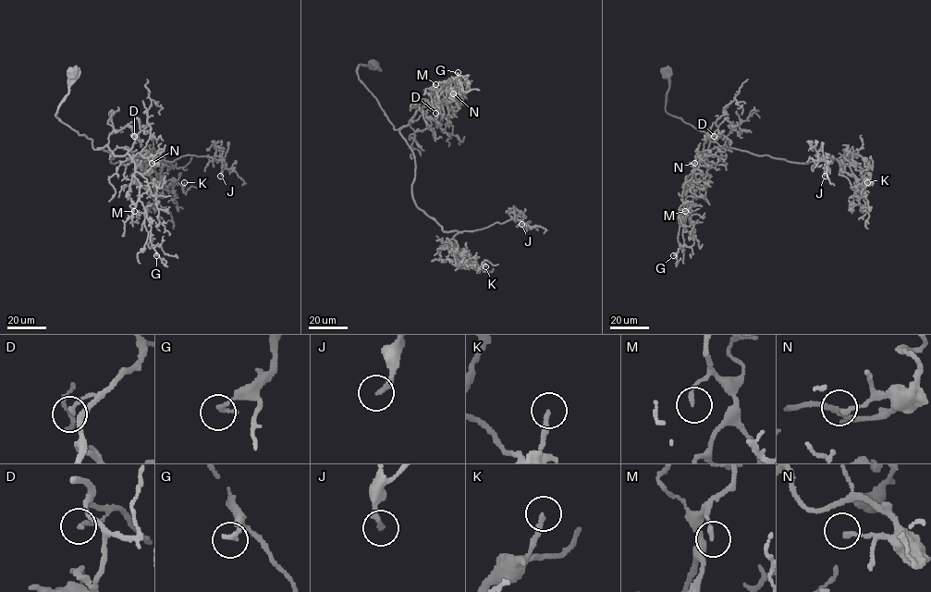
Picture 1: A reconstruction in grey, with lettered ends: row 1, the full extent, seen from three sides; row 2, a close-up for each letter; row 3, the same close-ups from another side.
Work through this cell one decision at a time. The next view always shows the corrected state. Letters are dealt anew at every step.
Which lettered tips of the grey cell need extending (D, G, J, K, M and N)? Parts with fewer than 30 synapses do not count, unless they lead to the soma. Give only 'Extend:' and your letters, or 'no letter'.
Extend: no letter

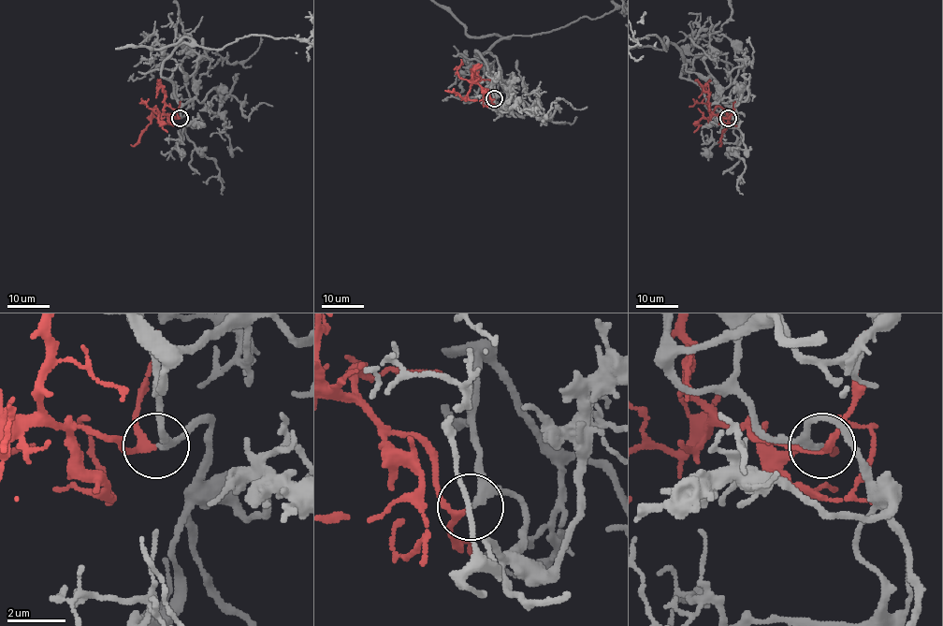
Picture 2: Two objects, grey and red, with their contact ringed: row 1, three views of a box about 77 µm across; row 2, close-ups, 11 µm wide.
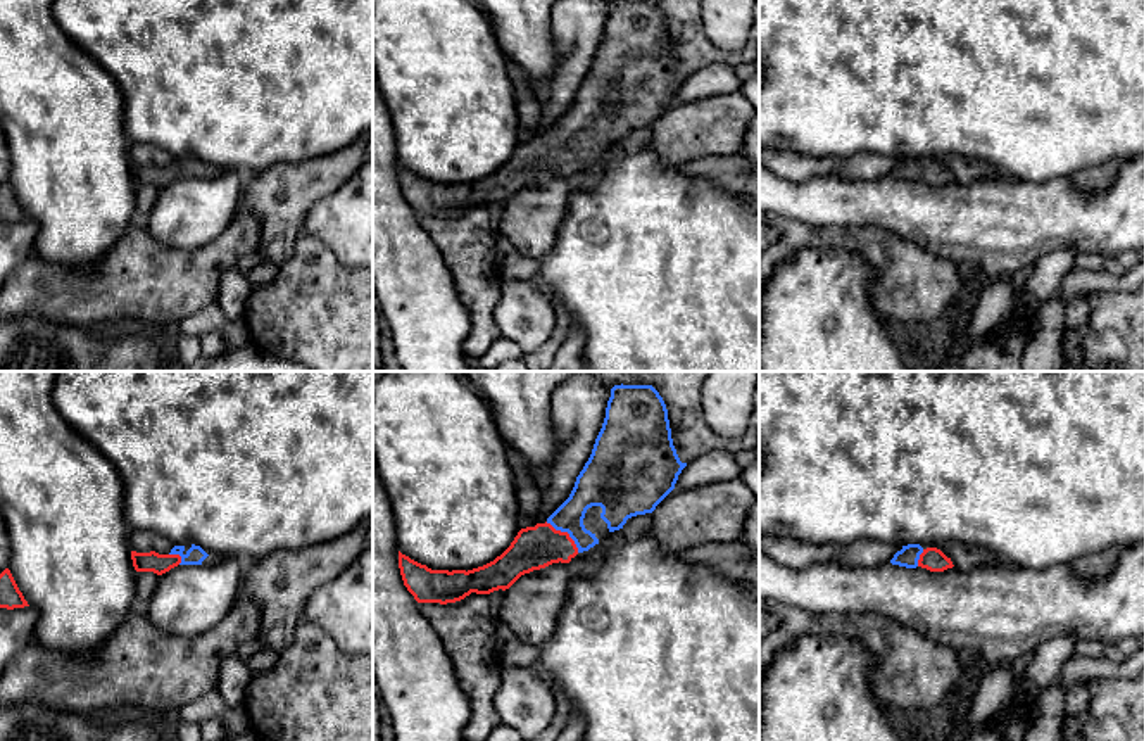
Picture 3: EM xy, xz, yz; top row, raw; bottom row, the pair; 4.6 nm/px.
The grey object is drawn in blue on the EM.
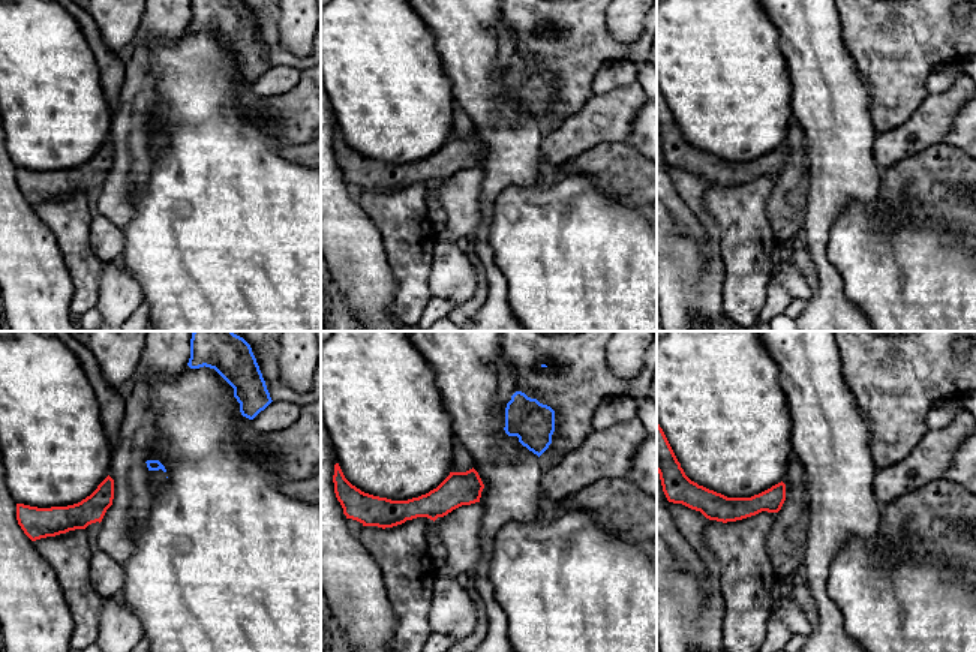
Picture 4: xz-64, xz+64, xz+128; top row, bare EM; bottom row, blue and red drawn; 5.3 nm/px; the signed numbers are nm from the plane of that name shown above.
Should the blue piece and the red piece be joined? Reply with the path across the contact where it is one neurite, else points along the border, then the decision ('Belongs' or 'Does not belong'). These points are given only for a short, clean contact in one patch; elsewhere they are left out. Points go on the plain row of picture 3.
Path across: xz (596, 99), (570, 126), (566, 144), (558, 152), (534, 161). Belongs

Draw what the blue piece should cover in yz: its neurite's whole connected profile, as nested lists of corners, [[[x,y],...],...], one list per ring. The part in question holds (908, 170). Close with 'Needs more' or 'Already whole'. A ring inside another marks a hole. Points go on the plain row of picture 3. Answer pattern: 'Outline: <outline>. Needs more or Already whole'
Outline: [[[920,157],[902,159],[902,162],[894,168],[890,176],[906,181],[921,180],[930,185],[944,185],[954,180],[951,171],[947,171],[940,162],[937,161],[923,162]]]. Needs more

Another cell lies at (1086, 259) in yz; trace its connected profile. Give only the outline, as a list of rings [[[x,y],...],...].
[[[1082,252],[1075,257],[1077,269],[1103,269],[1103,256],[1097,252]]]

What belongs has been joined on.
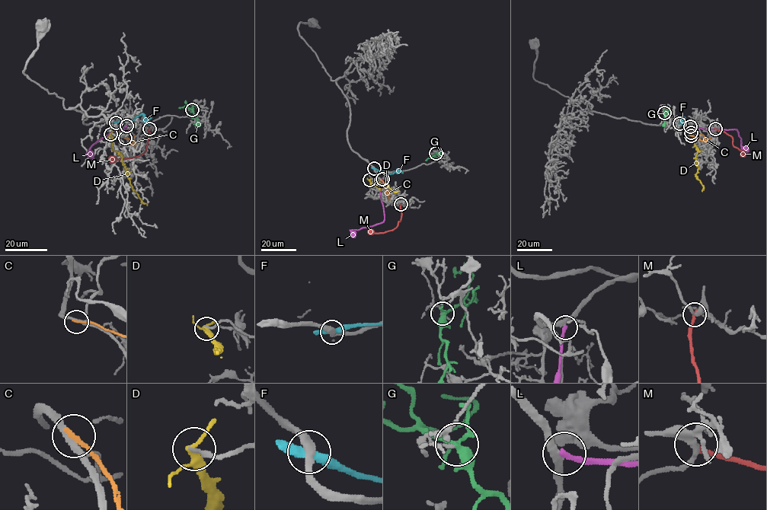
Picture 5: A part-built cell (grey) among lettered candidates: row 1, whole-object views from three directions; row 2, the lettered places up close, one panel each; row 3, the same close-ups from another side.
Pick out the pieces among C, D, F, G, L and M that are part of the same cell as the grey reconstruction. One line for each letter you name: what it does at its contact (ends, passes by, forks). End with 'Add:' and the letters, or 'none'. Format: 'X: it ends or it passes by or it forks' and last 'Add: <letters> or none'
Add: none

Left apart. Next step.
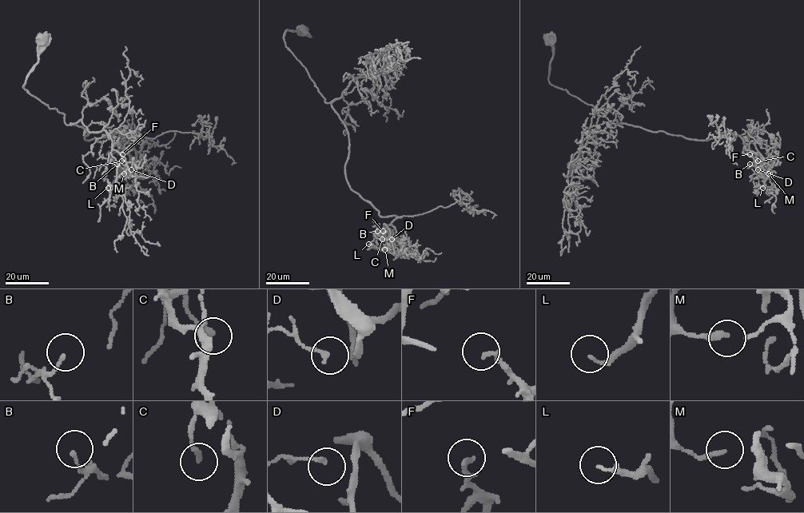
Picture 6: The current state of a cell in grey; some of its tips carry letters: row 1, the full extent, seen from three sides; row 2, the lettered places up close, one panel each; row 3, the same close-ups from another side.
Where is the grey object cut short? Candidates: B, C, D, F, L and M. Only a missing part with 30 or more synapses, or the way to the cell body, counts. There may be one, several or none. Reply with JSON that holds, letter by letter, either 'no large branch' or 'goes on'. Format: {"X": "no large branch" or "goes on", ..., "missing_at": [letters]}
{"B": "no large branch", "C": "no large branch", "D": "no large branch", "F": "no large branch", "L": "no large branch", "M": "no large branch", "missing_at": []}

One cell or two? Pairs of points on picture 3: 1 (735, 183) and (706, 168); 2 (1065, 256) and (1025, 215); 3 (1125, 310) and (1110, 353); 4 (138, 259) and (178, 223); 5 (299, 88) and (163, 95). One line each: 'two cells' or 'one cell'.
1: one cell
2: two cells
3: one cell
4: two cells
5: one cell

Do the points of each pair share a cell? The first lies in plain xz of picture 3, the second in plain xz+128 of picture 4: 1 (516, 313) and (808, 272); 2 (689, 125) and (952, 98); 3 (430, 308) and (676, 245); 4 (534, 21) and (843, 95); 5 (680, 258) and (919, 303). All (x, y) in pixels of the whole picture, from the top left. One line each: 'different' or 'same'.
1: different
2: same
3: different
4: same
5: same

